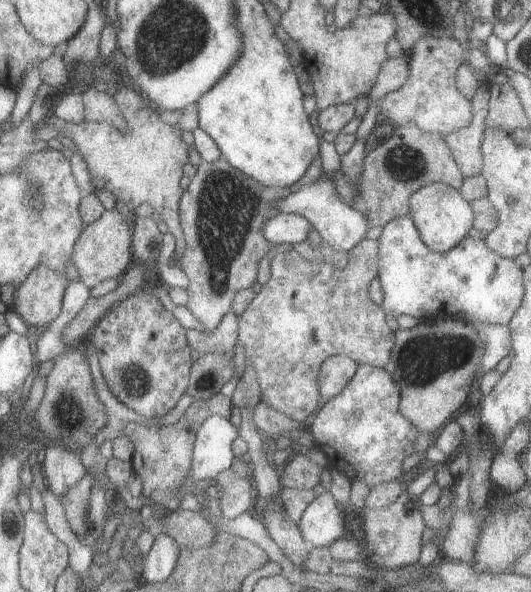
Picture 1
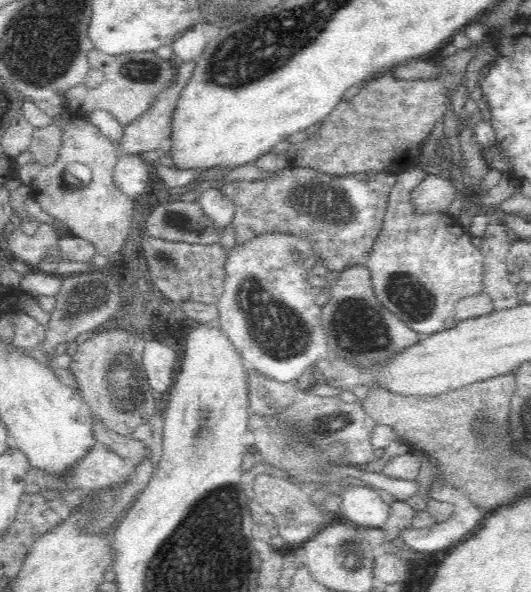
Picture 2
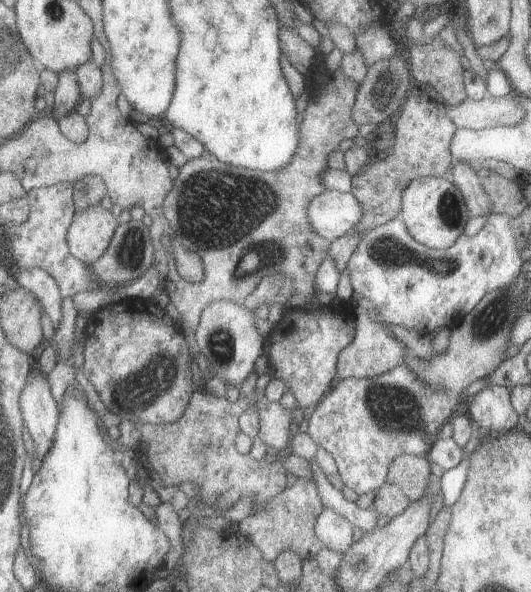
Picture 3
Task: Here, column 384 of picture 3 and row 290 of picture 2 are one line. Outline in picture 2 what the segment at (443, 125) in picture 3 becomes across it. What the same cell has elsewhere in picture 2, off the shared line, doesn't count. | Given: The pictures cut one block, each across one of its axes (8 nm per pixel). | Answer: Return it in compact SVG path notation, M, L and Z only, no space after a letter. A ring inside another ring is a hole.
M144 234L142 240L144 258L150 266L150 278L162 296L170 298L174 308L180 308L184 302L198 302L204 306L214 306L220 302L228 288L228 264L230 256L220 244L198 246L184 242L164 242L154 240Z

